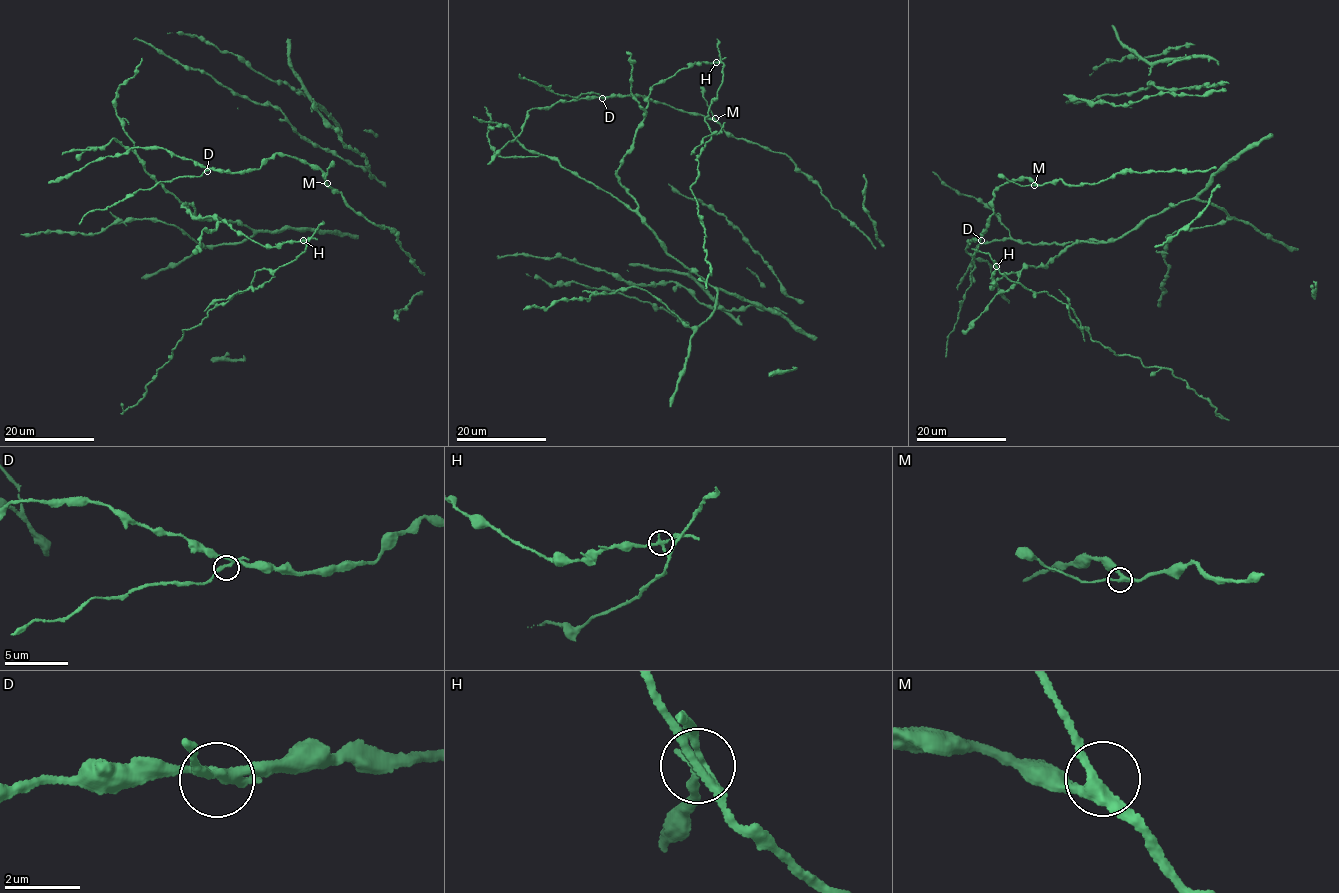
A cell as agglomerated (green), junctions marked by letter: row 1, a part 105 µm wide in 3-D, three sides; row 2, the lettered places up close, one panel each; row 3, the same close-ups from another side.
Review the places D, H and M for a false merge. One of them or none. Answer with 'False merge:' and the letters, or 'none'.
False merge: H

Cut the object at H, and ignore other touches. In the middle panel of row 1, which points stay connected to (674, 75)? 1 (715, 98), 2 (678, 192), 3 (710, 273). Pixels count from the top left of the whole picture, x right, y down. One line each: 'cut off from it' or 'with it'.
1: cut off from it
2: with it
3: cut off from it

